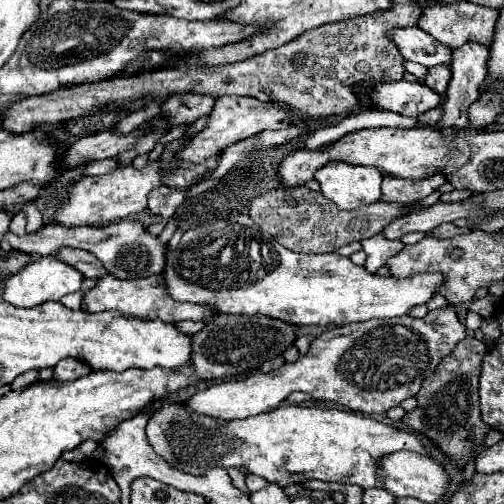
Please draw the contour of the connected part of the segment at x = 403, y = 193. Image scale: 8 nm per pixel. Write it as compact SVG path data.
M436 174L432 178L424 180L408 180L408 178L392 178L384 176L382 180L382 202L398 202L398 204L416 204L418 200L426 198L430 192L434 192L438 186L442 186L446 180L442 174Z

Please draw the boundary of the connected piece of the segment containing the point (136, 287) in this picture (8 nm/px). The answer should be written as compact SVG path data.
M104 276L90 288L82 298L86 312L102 312L102 310L118 310L124 316L132 318L158 318L162 322L180 322L180 320L208 320L212 310L200 304L190 302L176 302L166 294L164 280L160 276L148 276L142 280L118 280L114 276Z

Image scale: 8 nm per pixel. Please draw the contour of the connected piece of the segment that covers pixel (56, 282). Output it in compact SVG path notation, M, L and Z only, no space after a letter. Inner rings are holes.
M54 256L48 258L38 258L30 262L22 272L14 274L4 282L4 294L2 298L10 302L12 306L38 306L44 304L46 300L60 300L62 296L80 290L84 276L72 268L70 264L64 264L62 260L56 260Z

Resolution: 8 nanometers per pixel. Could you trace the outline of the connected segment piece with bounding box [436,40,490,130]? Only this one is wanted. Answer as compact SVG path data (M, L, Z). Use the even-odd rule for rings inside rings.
M468 40L464 46L452 52L452 80L450 80L448 94L446 94L448 102L444 102L444 118L436 126L438 130L444 130L444 128L460 130L468 126L468 108L478 98L478 88L488 74L488 56L490 56L490 48L484 44L472 42L472 40Z

